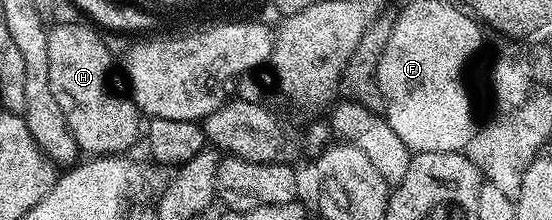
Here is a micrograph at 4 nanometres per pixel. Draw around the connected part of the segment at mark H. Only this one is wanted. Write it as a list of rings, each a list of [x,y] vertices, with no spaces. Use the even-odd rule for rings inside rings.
[[[80,21],[76,24],[54,24],[46,31],[48,36],[48,80],[52,88],[52,96],[56,96],[56,104],[60,104],[60,112],[64,112],[64,120],[76,140],[79,151],[86,156],[122,156],[133,148],[144,134],[144,115],[138,109],[134,99],[125,93],[117,94],[110,87],[110,69],[114,66],[114,58],[93,25]]]

